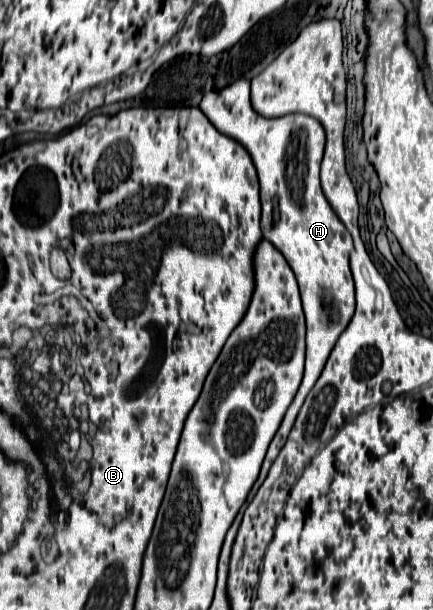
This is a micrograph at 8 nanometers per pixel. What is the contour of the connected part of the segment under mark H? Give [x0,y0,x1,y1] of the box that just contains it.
[200,78,354,496]

